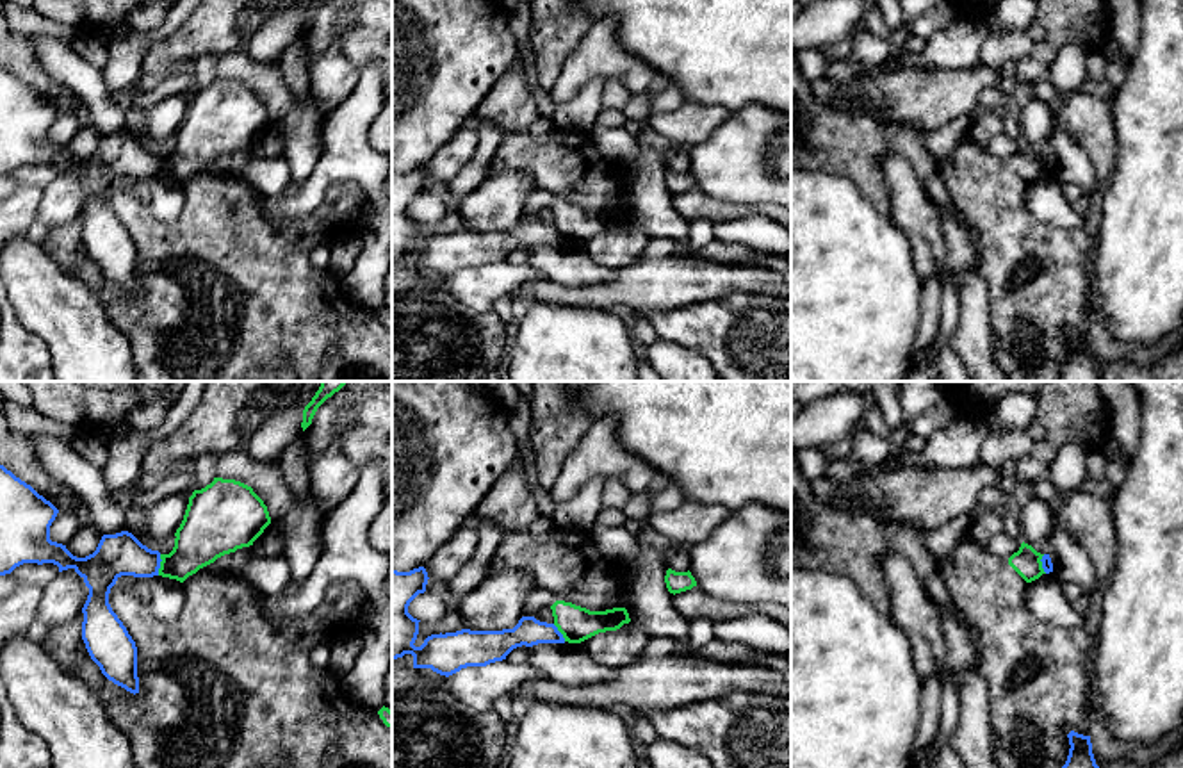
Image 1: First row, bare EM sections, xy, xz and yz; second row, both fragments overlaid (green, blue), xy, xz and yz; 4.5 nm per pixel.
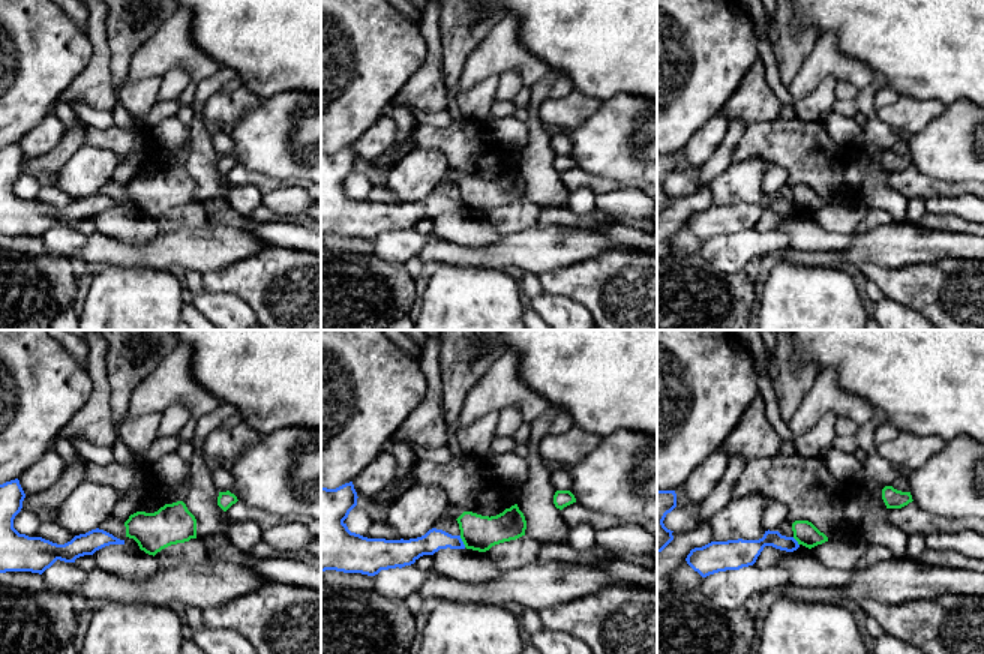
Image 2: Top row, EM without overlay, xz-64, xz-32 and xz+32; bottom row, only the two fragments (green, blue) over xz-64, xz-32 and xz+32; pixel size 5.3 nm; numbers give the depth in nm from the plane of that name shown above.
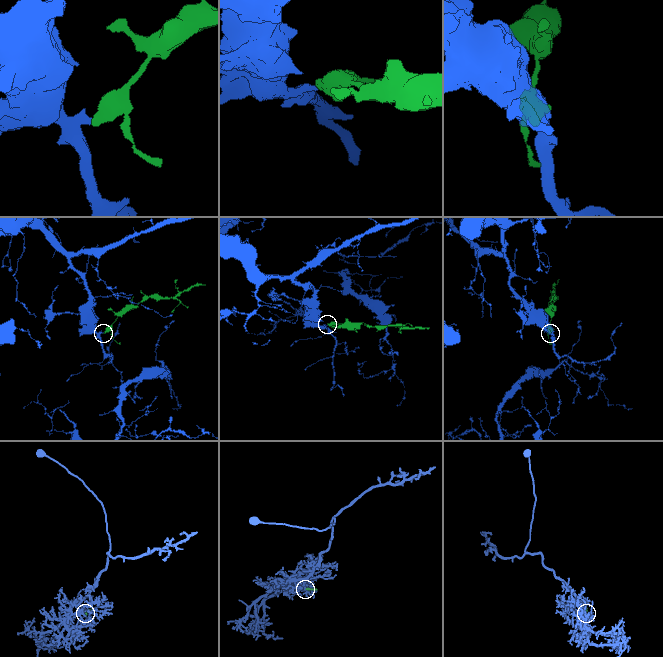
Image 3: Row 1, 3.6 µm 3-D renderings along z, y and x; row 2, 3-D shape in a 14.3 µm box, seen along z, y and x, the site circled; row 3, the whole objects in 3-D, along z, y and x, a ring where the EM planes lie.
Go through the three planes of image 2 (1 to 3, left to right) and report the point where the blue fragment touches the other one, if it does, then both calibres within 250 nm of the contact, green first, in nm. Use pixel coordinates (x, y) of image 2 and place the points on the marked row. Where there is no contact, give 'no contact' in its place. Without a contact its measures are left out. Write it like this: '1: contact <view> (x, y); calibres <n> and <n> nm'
1: no contact
2: contact xz-32 (462, 540); calibres 190 and 120 nm
3: contact xz+32 (797, 540); calibres 120 and 100 nm

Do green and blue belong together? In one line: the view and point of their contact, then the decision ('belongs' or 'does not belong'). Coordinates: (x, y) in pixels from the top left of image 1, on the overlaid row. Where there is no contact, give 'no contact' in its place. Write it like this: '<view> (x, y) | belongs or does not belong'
xy (161, 565) | does not belong

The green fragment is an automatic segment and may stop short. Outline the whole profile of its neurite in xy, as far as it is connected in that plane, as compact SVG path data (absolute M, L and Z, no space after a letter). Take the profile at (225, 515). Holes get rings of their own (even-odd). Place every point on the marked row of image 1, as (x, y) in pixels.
M214 478L189 497L175 547L160 554L159 576L184 583L217 558L253 545L269 524L267 506L251 486Z

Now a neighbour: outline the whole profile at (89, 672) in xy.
M93 659L84 661L78 672L78 679L86 682L91 690L100 686L102 675L103 674L100 666Z

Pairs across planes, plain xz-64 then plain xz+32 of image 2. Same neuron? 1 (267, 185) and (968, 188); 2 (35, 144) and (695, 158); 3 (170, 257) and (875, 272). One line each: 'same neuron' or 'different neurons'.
1: same neuron
2: same neuron
3: different neurons

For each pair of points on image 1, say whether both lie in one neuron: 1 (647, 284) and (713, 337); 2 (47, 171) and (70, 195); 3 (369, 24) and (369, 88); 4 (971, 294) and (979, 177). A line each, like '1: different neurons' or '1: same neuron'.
1: different neurons
2: different neurons
3: different neurons
4: different neurons

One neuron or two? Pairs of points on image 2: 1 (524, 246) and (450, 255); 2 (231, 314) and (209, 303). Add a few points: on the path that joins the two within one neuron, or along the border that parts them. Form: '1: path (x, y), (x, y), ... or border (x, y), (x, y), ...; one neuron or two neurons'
1: path (506, 252), (501, 255), (468, 255); one neuron
2: path (225, 311), (215, 306); one neuron

